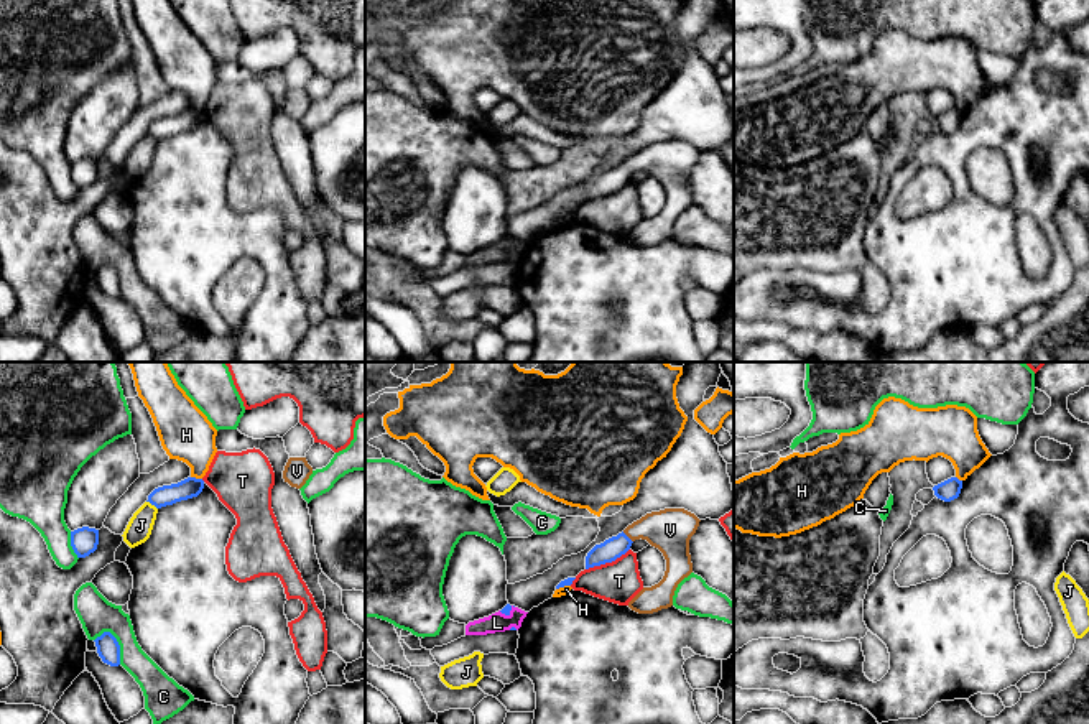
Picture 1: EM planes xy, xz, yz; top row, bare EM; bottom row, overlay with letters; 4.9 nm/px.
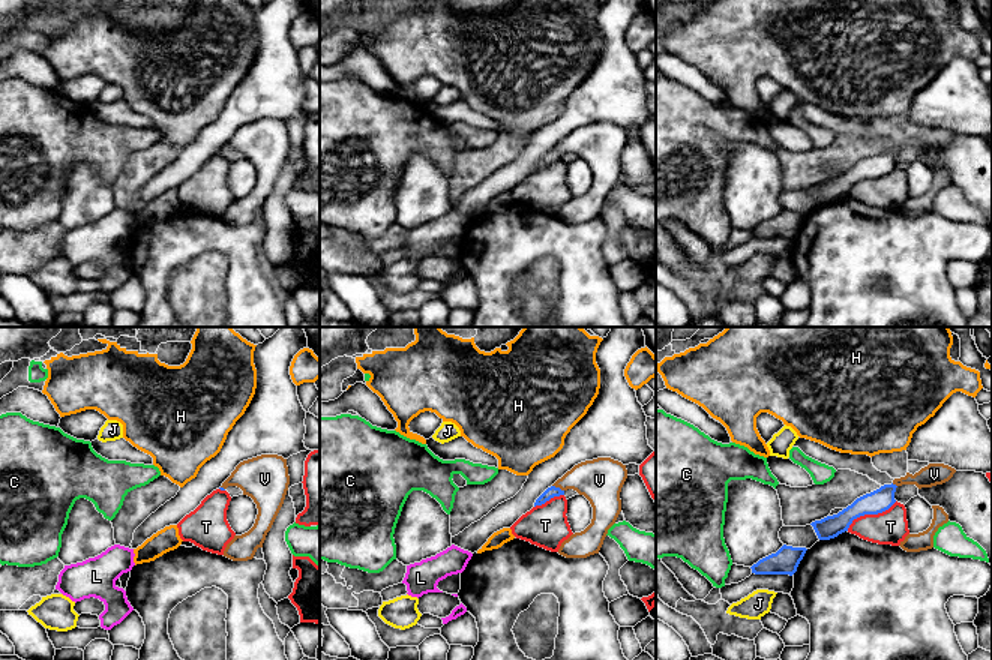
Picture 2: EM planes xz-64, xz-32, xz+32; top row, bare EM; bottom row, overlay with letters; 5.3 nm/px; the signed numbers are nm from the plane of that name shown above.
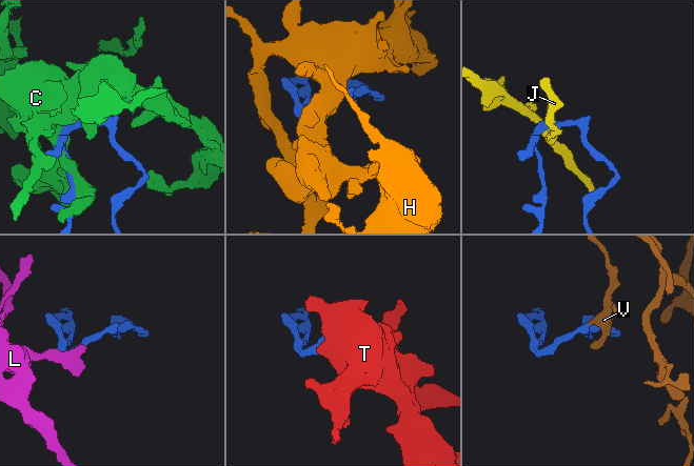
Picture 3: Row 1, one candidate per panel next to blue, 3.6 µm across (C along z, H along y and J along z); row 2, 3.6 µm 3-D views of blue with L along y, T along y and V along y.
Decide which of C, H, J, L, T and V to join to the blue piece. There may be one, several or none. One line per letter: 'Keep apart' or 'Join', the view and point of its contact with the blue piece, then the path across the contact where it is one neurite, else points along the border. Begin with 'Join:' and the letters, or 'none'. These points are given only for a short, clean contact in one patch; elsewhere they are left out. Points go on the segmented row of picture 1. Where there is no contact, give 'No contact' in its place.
Join: V
C: Keep apart. Touches blue at xy (119, 645)
H: Keep apart. Touches blue at xy (194, 478). Boundary: xy (191, 476), (201, 479)
J: Keep apart. Touches blue at xy (152, 504). Boundary: xy (147, 501), (157, 509)
L: Keep apart. Touches blue at xz (507, 614). Boundary: xz (514, 606), (507, 614), (499, 611)
T: Keep apart. Touches blue at xz (607, 561)
V: Join. Touches blue at xz (627, 537). Path across: xz (612, 548), (627, 537), (637, 530), (670, 530)

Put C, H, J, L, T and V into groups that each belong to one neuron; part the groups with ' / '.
C / H / J / L / T / V

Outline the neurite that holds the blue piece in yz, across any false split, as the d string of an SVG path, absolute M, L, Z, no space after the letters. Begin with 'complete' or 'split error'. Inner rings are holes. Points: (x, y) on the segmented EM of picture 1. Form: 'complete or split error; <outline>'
complete; M951 477L938 485L933 487L934 495L944 502L951 502L959 497L962 489L962 480L957 477Z

